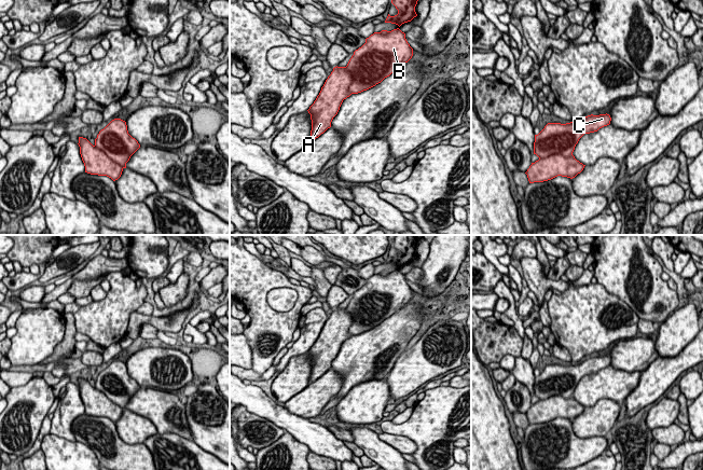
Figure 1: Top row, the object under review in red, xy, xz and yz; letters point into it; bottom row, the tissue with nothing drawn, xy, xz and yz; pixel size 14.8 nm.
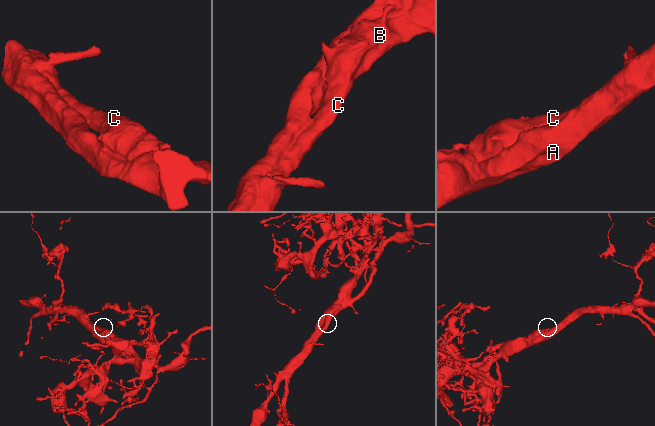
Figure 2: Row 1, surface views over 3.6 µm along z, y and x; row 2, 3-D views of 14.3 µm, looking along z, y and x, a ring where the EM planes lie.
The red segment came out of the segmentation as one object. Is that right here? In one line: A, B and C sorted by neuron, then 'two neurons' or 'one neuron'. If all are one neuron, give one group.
groups A / B C; two neurons

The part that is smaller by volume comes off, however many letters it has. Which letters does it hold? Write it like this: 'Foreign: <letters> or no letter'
Foreign: B, C

